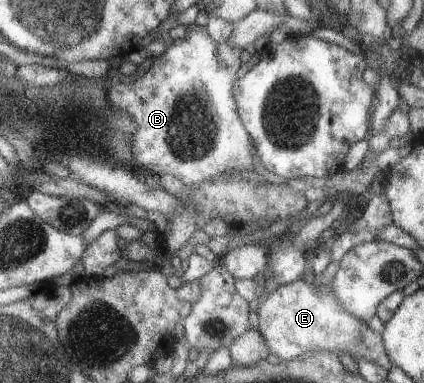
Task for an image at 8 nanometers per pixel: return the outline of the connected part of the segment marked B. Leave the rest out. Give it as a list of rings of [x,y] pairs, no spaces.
[[[193,21],[193,23],[186,25],[183,37],[171,41],[164,53],[155,56],[152,59],[149,69],[147,69],[147,72],[144,73],[142,77],[139,77],[134,81],[131,80],[131,82],[119,81],[119,83],[115,83],[108,89],[107,98],[112,108],[128,113],[133,118],[133,121],[136,122],[136,131],[132,133],[132,141],[133,165],[135,165],[135,168],[137,168],[138,171],[143,172],[149,177],[158,178],[163,175],[173,176],[175,179],[179,179],[184,186],[188,187],[200,184],[203,179],[207,180],[216,175],[223,174],[224,172],[229,173],[231,170],[237,170],[238,172],[253,170],[251,150],[255,148],[255,145],[253,145],[250,137],[246,134],[246,131],[240,122],[232,92],[235,73],[237,73],[237,69],[239,69],[242,64],[239,60],[241,53],[243,53],[243,48],[234,48],[225,42],[219,43],[213,41],[206,32],[206,29],[203,26],[198,26],[195,21]]]

